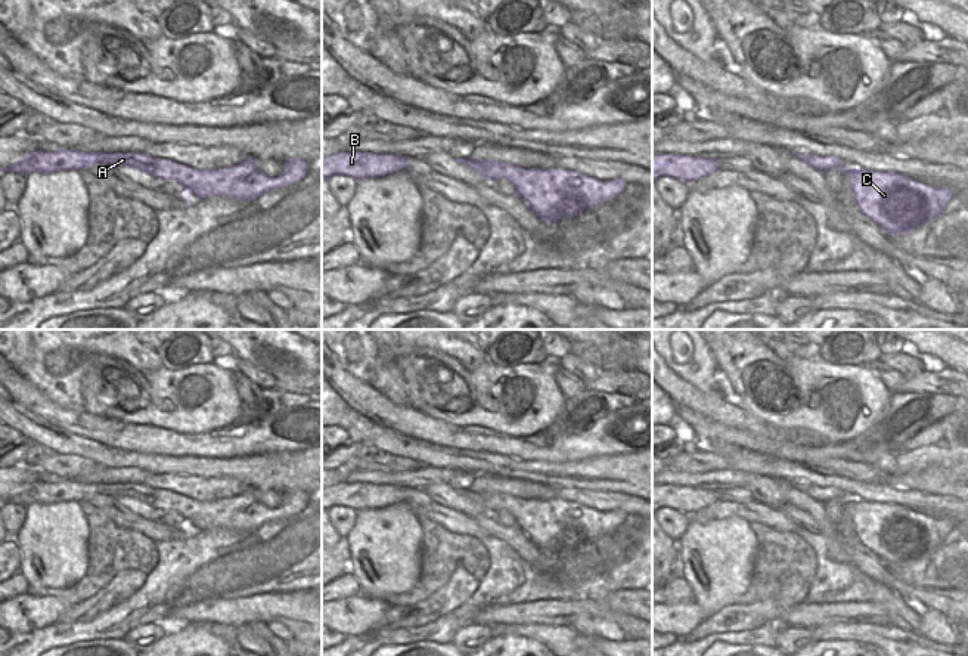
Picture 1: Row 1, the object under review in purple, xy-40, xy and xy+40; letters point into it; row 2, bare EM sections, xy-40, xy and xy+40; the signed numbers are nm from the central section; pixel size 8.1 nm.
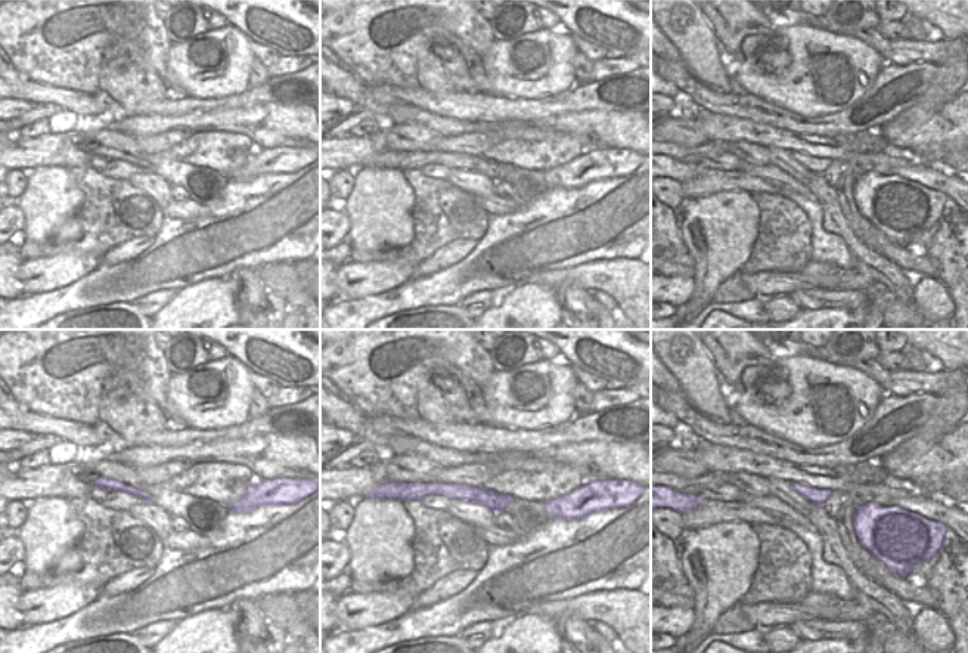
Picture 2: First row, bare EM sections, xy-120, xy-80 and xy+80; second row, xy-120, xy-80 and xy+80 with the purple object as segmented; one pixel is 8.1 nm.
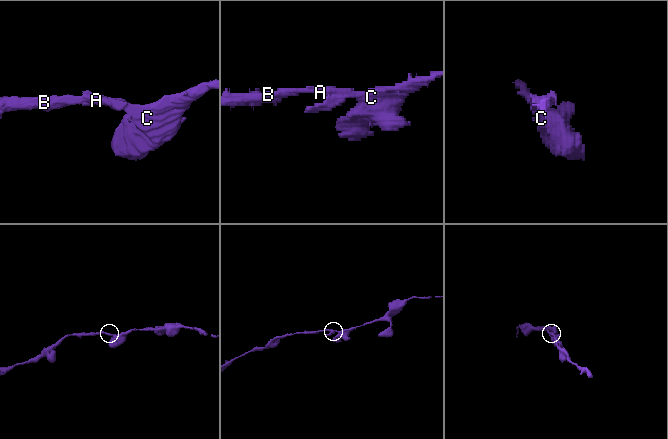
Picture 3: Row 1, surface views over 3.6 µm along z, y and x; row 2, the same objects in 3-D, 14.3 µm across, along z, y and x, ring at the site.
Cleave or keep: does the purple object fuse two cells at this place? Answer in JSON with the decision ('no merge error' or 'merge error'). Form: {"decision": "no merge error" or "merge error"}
{"decision": "no merge error"}

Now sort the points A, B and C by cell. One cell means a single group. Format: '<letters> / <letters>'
A B C

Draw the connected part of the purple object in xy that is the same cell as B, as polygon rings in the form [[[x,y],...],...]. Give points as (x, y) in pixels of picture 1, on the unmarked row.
[[[339,483],[322,489],[322,510],[331,507],[350,507],[356,513],[363,508],[382,508],[407,501],[410,488],[373,483]]]

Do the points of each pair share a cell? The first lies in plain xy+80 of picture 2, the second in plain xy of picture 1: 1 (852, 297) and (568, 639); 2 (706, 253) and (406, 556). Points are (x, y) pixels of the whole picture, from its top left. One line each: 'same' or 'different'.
1: same
2: same

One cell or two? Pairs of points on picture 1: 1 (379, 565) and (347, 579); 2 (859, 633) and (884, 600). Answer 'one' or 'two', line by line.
1: two
2: two

